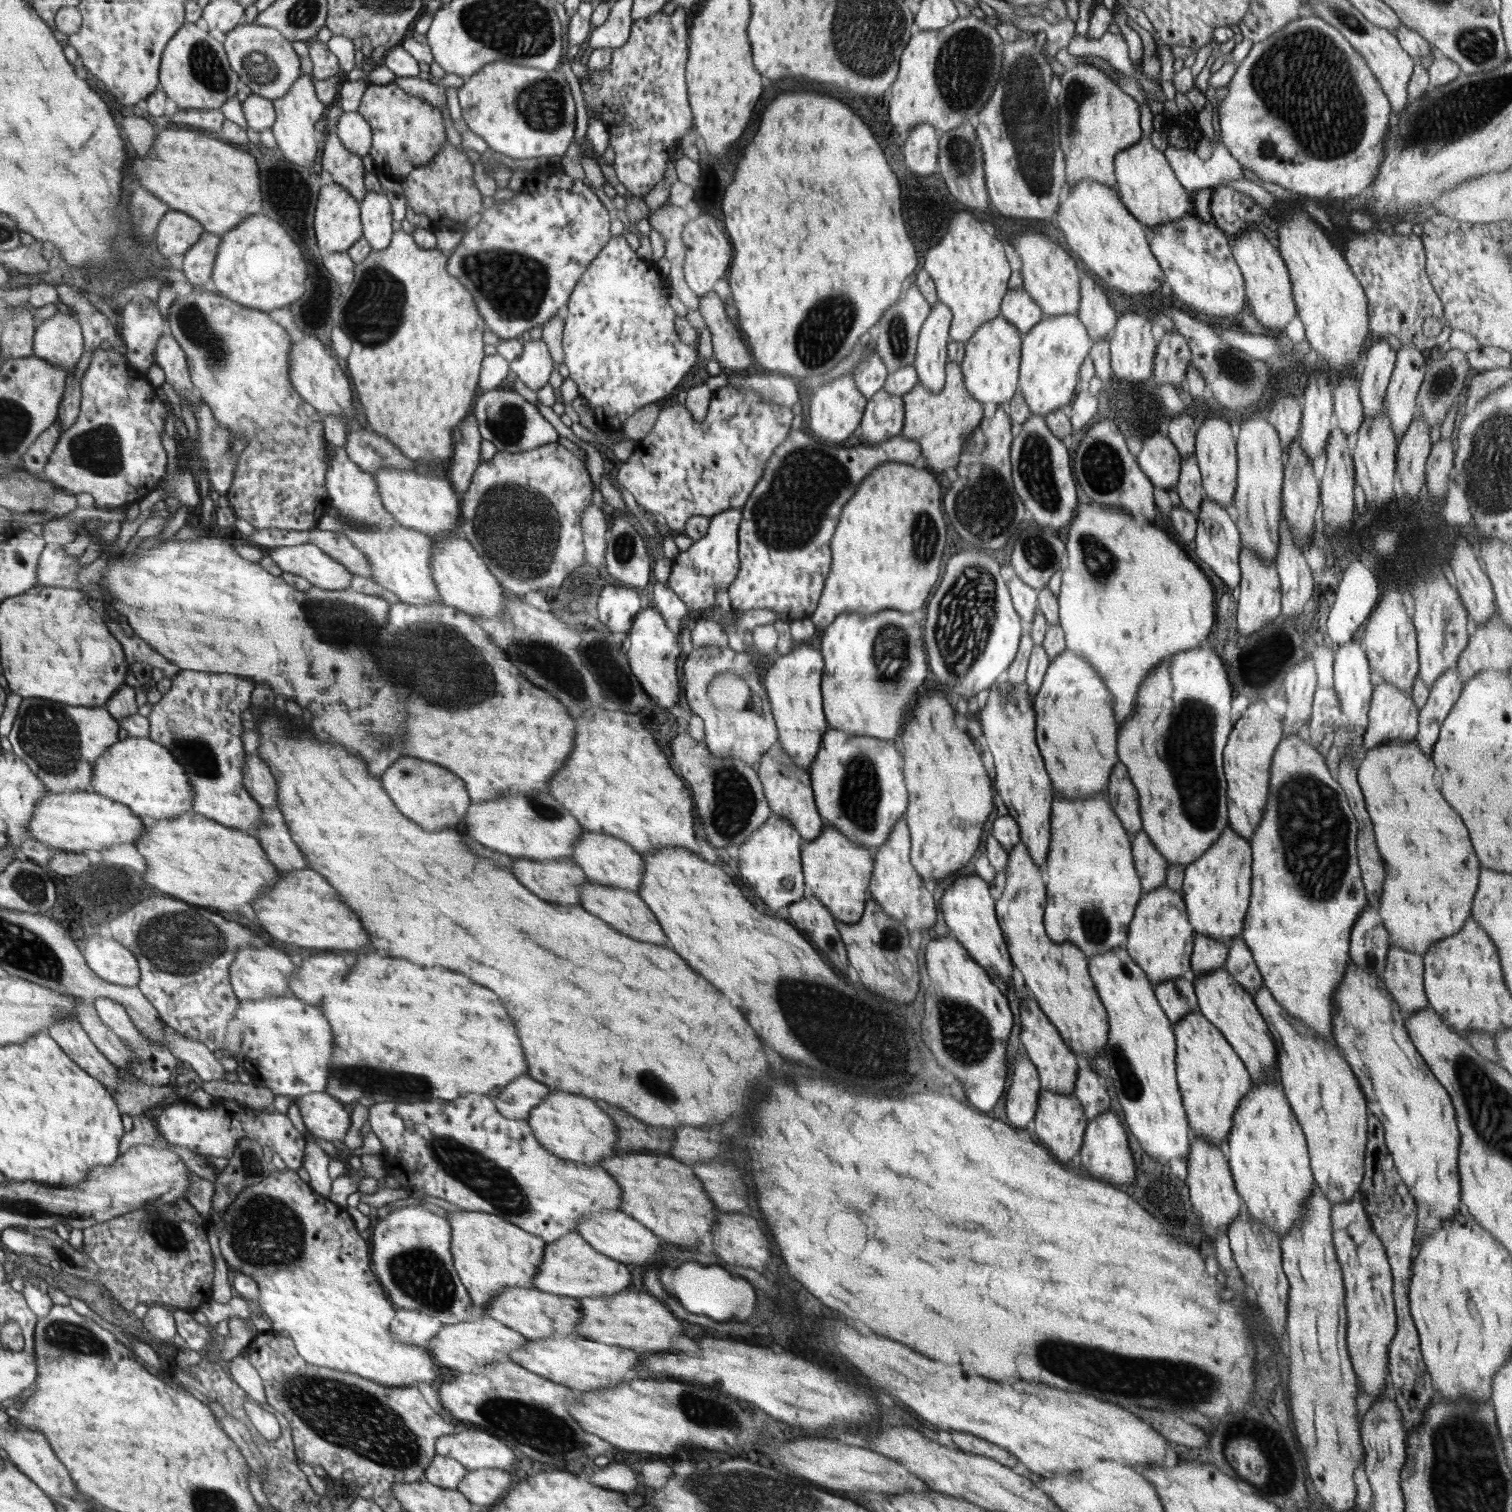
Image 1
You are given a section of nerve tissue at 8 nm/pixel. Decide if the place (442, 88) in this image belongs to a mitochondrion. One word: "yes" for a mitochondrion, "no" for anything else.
no

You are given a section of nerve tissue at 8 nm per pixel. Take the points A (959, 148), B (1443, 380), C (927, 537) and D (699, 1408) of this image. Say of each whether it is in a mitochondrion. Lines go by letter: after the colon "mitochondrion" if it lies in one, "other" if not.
A: mitochondrion
B: mitochondrion
C: mitochondrion
D: mitochondrion

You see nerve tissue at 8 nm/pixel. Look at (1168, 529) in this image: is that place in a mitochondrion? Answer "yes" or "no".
no

